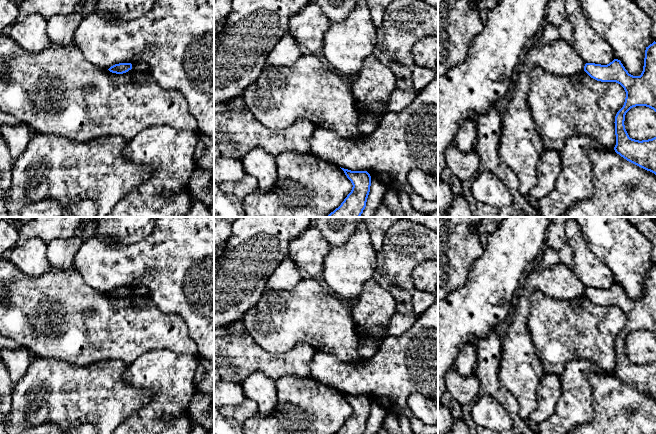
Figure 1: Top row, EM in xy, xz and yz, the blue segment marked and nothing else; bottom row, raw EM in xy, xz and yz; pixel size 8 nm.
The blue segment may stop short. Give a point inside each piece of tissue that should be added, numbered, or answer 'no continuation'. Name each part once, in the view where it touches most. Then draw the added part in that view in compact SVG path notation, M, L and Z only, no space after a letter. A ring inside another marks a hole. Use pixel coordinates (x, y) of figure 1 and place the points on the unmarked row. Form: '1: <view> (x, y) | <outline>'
no continuation

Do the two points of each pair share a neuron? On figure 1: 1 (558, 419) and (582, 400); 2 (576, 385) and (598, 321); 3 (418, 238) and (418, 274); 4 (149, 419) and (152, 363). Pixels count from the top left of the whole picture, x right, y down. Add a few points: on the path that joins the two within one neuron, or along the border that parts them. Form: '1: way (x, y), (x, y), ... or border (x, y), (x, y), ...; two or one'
1: way (564, 418), (576, 406); one
2: border (563, 366), (569, 361), (584, 359), (605, 371); two
3: border (427, 259), (412, 271), (411, 280), (415, 288); two
4: way (159, 405), (159, 377); one

